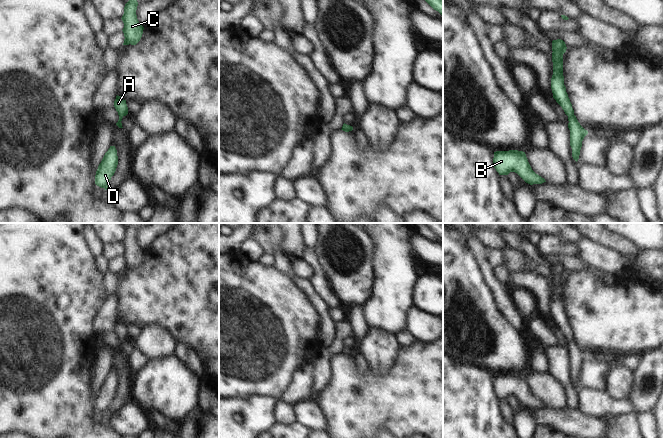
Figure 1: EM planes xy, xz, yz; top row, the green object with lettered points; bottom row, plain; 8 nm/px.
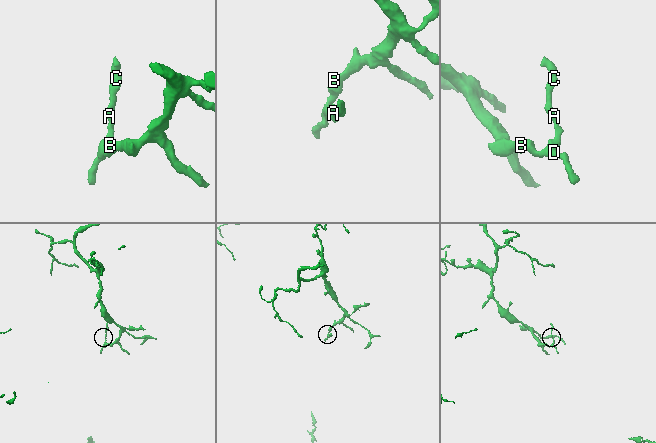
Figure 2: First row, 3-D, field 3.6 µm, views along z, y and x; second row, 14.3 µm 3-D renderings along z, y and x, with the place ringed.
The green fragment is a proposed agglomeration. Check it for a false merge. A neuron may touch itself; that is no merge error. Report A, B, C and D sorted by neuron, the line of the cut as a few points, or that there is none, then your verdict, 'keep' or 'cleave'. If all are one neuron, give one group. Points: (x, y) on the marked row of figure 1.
A B C D | no cut | keep

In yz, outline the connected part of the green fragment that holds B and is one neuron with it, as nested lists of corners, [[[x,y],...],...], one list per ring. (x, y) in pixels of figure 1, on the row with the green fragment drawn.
[[[496,151],[494,152],[493,164],[499,175],[508,175],[510,172],[515,172],[530,185],[546,182],[544,178],[532,170],[523,151]]]

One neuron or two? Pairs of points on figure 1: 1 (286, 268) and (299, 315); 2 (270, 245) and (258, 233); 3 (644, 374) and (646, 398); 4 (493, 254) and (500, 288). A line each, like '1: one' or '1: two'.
1: two
2: one
3: one
4: two

